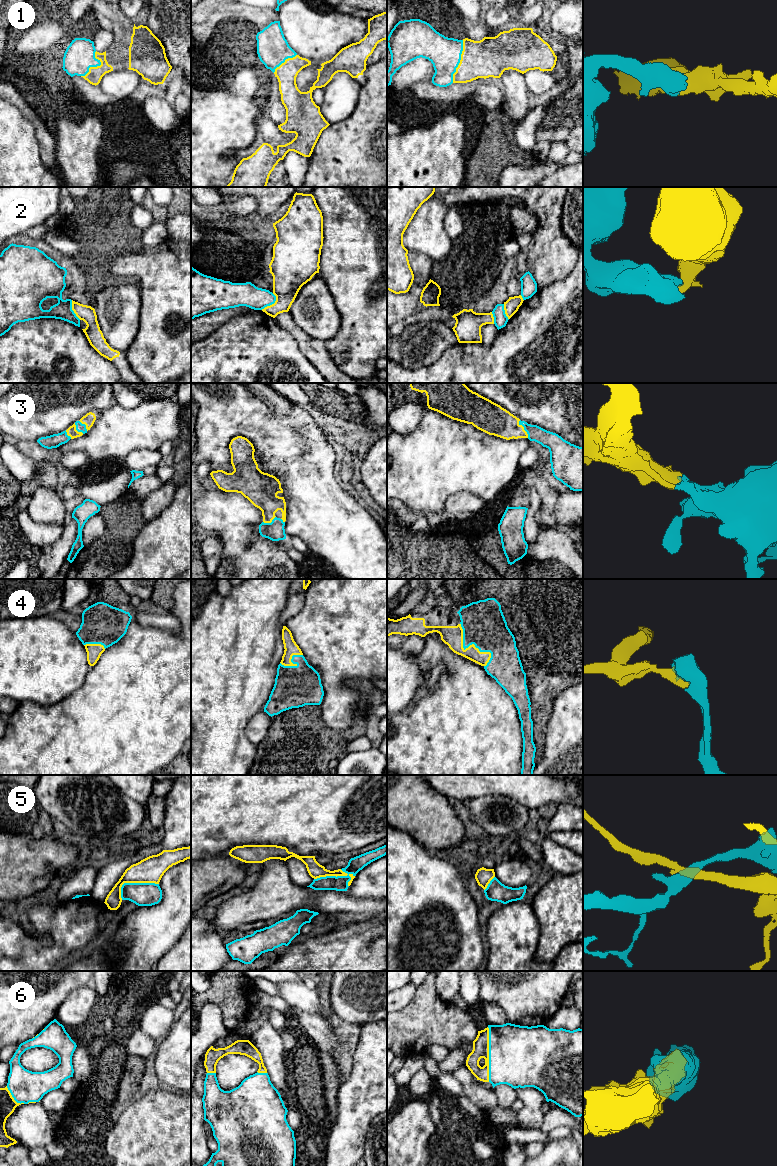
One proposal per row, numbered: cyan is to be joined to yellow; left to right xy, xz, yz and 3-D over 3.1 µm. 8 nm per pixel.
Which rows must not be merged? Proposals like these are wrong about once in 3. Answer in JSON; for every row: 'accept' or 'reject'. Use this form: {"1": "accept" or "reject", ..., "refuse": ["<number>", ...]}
{"1": "accept", "2": "reject", "3": "accept", "4": "accept", "5": "reject", "6": "accept", "refuse": ["2", "5"]}

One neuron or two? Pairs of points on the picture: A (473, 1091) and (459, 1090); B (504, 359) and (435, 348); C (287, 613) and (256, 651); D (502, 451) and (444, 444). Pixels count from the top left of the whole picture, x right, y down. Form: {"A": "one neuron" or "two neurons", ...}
{"A": "one neuron", "B": "two neurons", "C": "two neurons", "D": "one neuron"}

